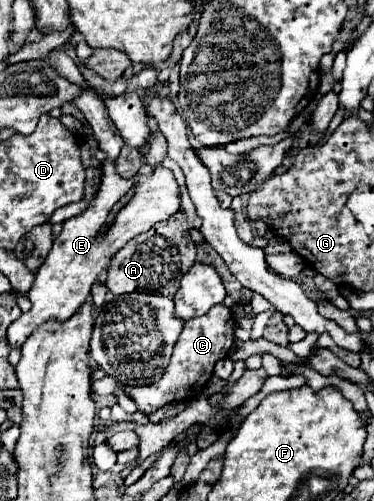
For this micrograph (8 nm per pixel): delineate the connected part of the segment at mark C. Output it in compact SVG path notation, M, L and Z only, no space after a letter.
M215 305L209 309L209 313L205 313L203 317L197 317L195 321L187 321L177 343L173 349L173 357L169 367L165 369L163 377L147 387L123 387L123 391L135 401L137 409L143 415L151 415L153 411L179 401L179 399L187 399L187 397L197 397L201 395L203 387L207 385L207 381L213 375L213 367L217 361L225 359L235 343L235 321L233 315L227 307L223 305Z

